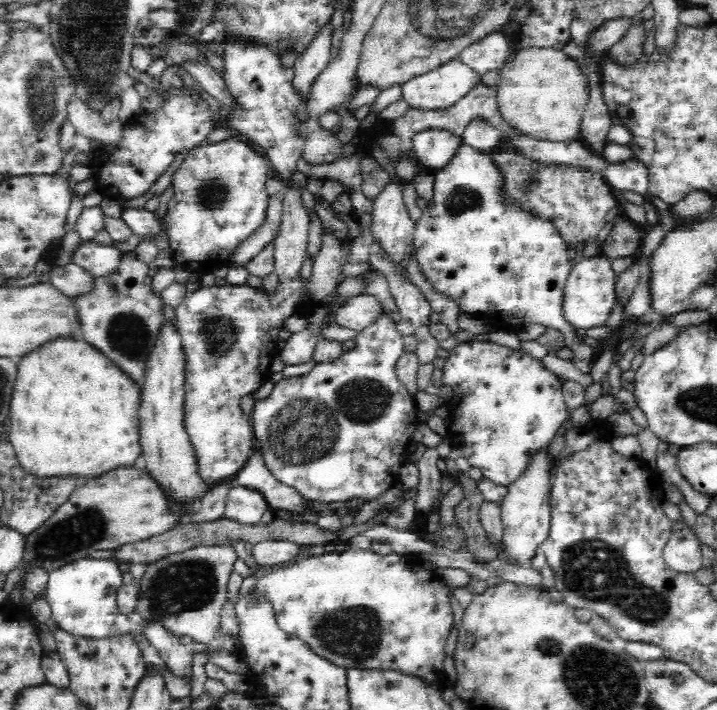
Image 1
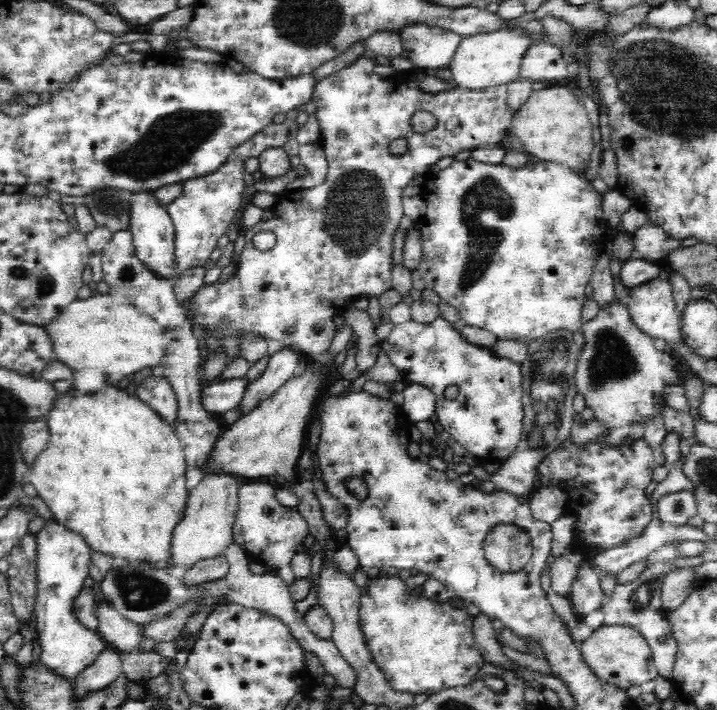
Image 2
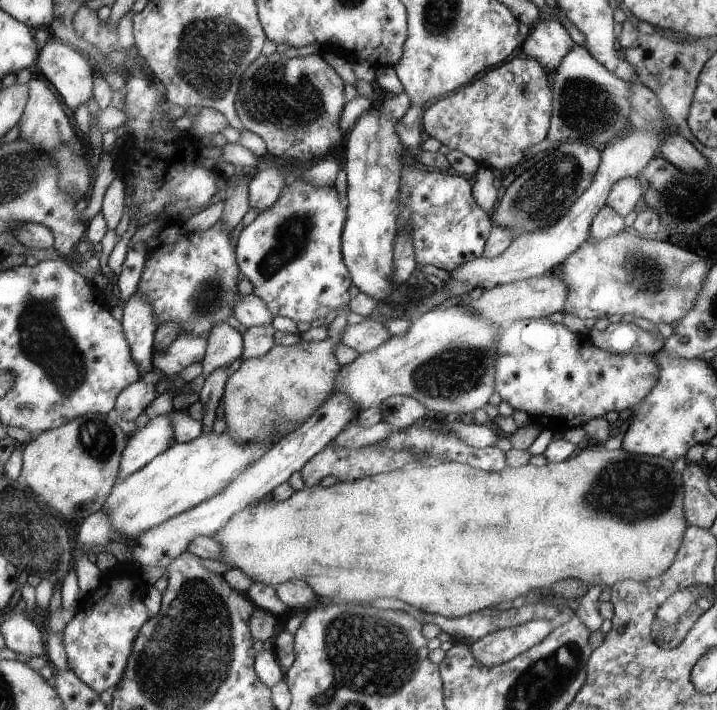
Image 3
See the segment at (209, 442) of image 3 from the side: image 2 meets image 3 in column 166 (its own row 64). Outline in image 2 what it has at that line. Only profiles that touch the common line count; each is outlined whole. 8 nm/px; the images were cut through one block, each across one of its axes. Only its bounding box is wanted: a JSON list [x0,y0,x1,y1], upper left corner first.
[448,29,530,90]

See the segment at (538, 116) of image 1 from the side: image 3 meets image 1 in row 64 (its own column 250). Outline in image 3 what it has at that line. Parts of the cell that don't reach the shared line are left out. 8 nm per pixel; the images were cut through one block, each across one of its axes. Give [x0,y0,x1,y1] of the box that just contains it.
[212,446,690,619]

